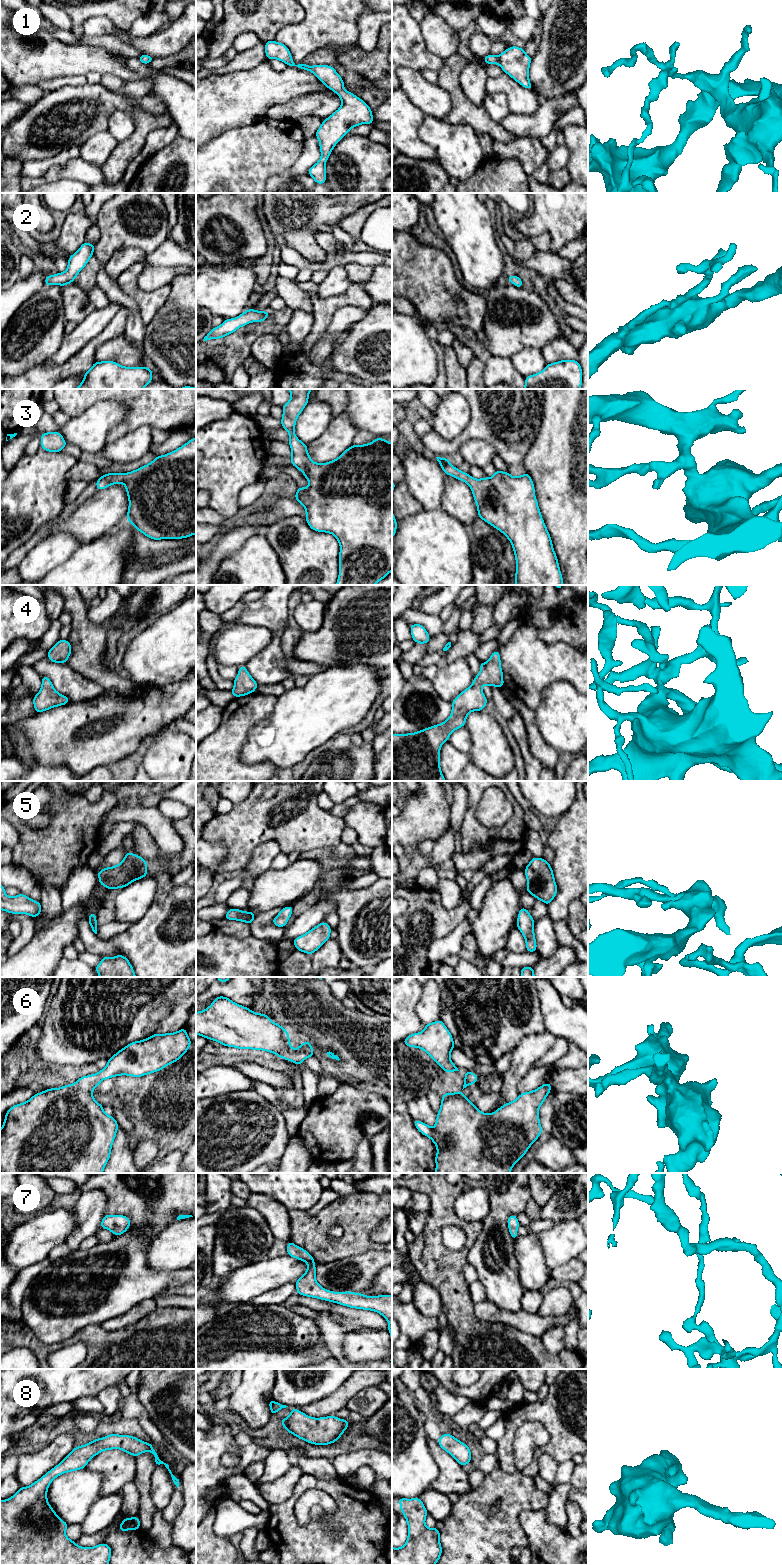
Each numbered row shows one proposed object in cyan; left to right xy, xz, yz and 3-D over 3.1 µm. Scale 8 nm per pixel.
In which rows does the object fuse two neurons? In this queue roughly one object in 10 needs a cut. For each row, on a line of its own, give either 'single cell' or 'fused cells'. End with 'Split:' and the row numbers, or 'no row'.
1: single cell
2: single cell
3: single cell
4: single cell
5: single cell
6: single cell
7: single cell
8: single cell
Split: no row

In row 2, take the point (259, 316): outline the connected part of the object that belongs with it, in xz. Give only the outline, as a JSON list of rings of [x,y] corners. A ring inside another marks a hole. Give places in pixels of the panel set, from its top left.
[[[248,309],[238,317],[232,319],[225,319],[218,327],[213,327],[212,330],[204,337],[204,341],[211,339],[220,339],[233,332],[238,328],[245,326],[251,322],[262,322],[267,319],[269,311],[257,311],[255,309]]]

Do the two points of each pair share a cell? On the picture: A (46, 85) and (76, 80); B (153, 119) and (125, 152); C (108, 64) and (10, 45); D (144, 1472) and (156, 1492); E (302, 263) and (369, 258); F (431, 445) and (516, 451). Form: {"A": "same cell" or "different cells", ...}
{"A": "same cell", "B": "same cell", "C": "same cell", "D": "different cells", "E": "same cell", "F": "same cell"}

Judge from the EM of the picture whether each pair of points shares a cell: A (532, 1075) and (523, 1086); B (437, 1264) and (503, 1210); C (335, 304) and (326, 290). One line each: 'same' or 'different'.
A: same
B: different
C: different

